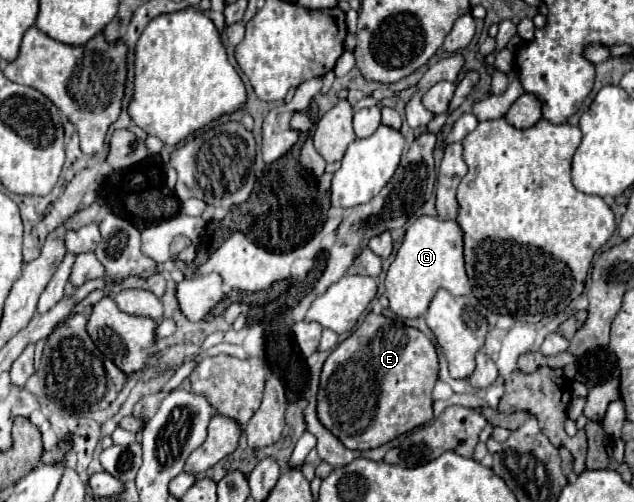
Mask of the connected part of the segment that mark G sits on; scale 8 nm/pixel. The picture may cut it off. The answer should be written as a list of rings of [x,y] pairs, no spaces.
[[[436,217],[416,219],[396,253],[394,263],[386,273],[386,297],[390,309],[400,317],[422,317],[438,289],[446,289],[454,297],[470,293],[470,281],[464,269],[464,233],[456,221],[440,221]]]

